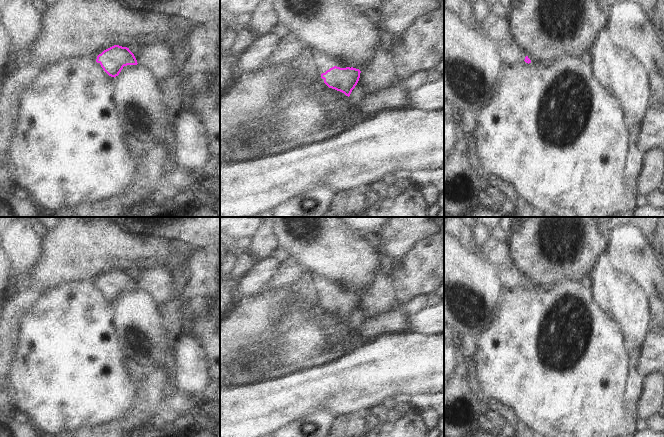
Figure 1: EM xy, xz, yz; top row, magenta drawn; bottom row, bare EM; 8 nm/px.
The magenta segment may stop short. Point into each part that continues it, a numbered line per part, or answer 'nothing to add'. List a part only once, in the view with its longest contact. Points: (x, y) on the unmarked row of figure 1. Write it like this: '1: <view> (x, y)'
1: xz (323, 285)

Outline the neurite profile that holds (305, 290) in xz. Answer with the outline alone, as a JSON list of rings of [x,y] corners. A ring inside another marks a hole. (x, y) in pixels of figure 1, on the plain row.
[[[308,271],[305,273],[305,275],[292,286],[292,289],[296,293],[300,303],[314,305],[318,302],[315,283],[312,280],[312,272]]]

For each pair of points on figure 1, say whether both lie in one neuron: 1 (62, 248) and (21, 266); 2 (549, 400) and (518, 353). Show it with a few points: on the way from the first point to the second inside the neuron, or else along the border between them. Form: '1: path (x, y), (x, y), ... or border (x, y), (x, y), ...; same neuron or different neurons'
1: border (44, 244), (42, 260), (27, 275); different neurons
2: path (549, 388), (549, 384), (530, 365); same neuron

